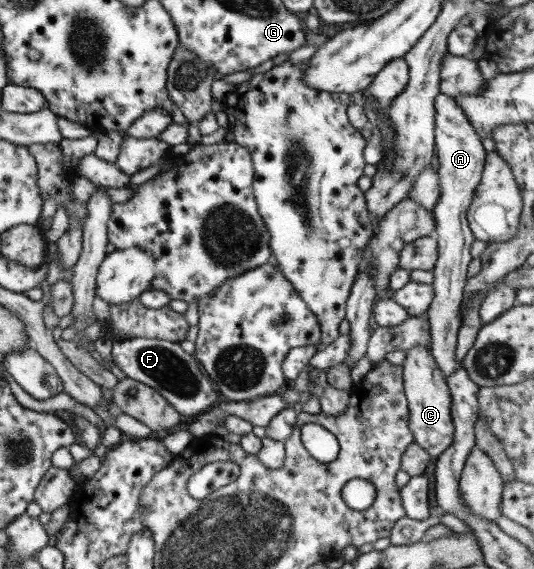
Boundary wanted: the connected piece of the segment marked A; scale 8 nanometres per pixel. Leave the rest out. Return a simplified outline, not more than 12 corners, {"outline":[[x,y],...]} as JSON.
{"outline":[[434,97],[440,199],[427,314],[442,375],[462,367],[467,220],[487,152],[454,97]]}

